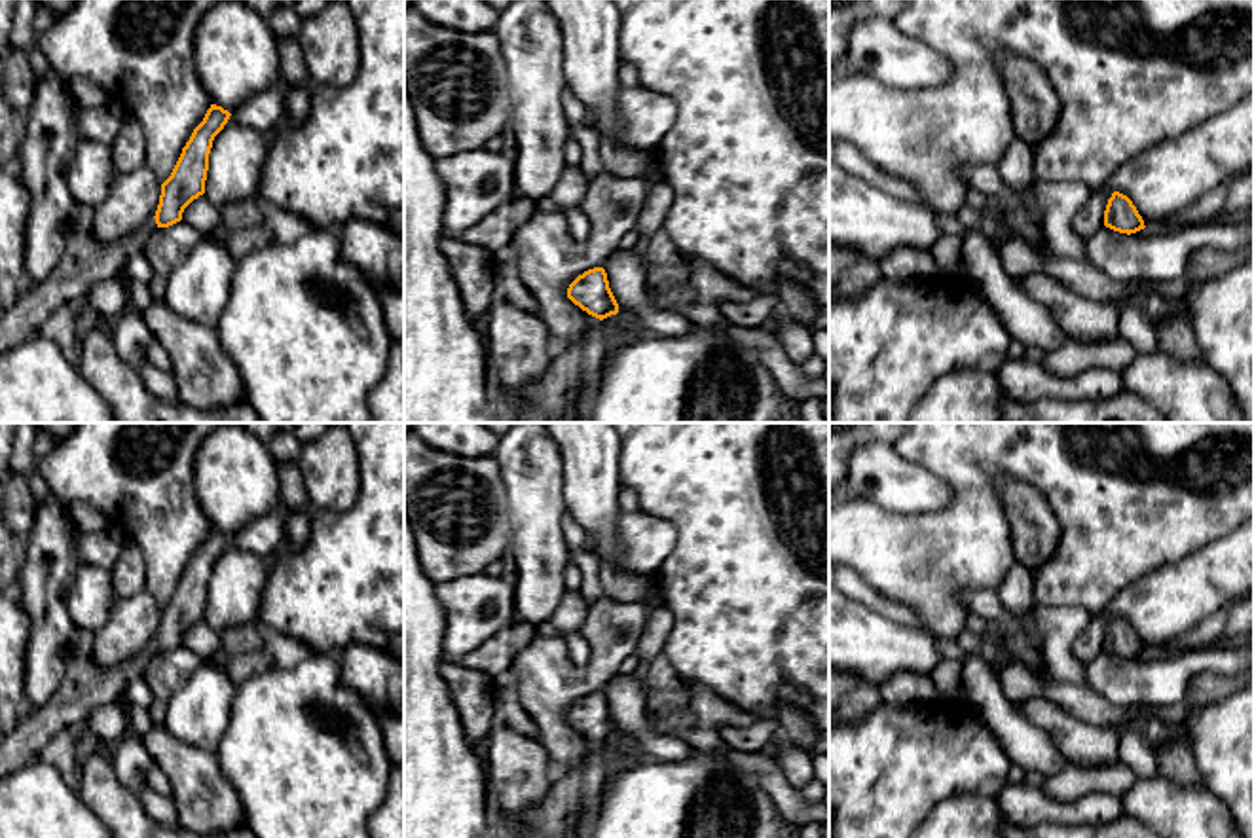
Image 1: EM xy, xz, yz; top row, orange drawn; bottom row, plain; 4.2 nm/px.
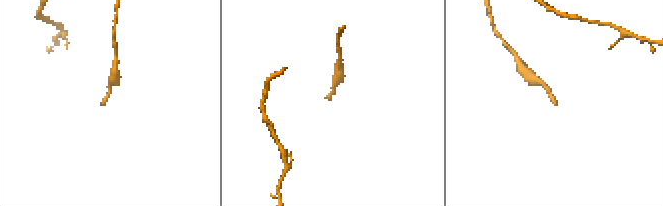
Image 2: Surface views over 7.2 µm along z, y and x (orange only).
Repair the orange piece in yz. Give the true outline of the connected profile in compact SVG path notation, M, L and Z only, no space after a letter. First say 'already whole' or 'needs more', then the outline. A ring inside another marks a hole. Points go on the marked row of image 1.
already whole | M1114 191L1108 199L1104 210L1104 226L1127 235L1146 228L1133 201L1119 191Z

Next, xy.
needs more | M211 104L182 148L171 176L161 184L159 205L148 224L112 243L97 239L91 231L68 229L65 252L51 273L42 282L28 284L0 315L0 355L38 334L59 307L78 307L99 282L123 279L127 260L142 250L150 233L182 220L184 209L205 193L212 140L230 116L222 106Z

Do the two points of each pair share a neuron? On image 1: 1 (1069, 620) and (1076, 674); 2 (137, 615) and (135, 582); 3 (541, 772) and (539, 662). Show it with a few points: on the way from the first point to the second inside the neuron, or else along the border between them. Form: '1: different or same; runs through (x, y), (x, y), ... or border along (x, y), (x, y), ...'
1: same; runs through (1063, 634), (1063, 660)
2: different; border along (143, 588), (118, 600)
3: different; border along (539, 742), (556, 772)

